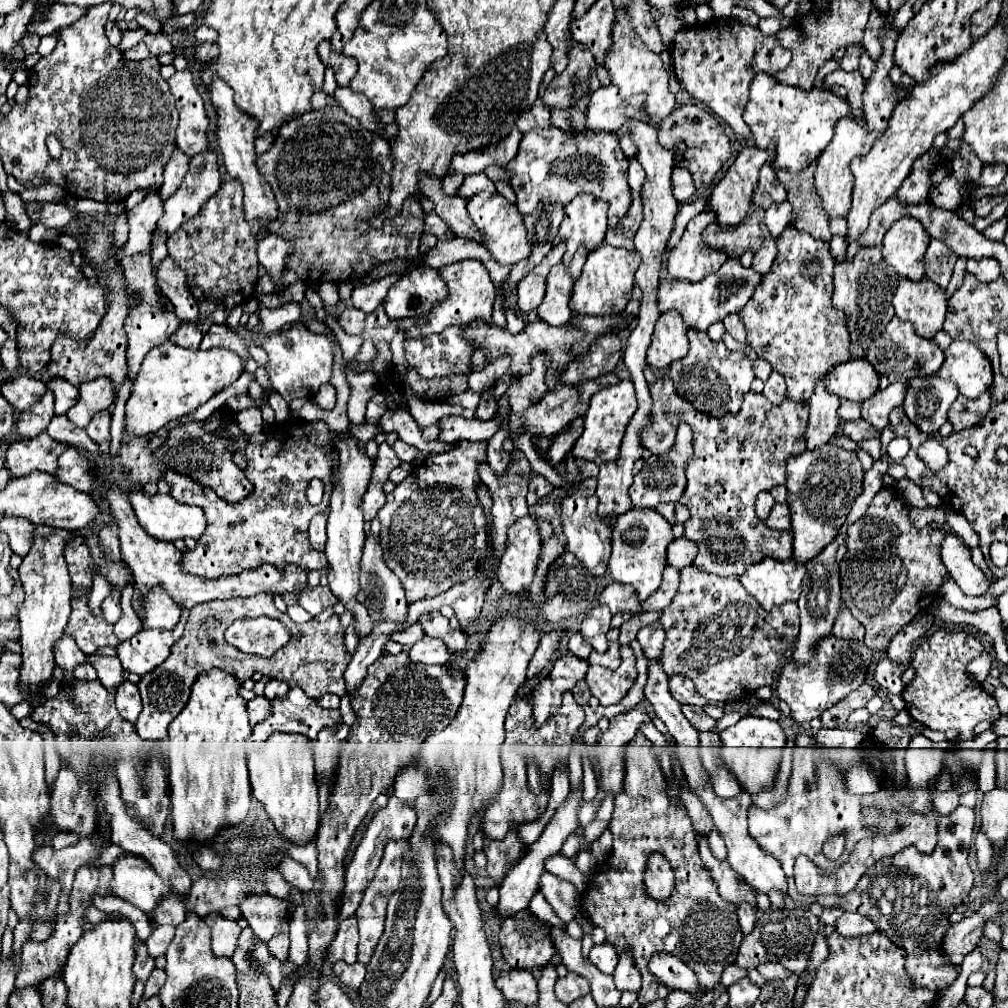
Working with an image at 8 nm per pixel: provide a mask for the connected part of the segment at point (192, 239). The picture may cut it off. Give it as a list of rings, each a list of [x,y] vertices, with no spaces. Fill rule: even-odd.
[[[224,182],[222,188],[206,200],[200,212],[168,238],[166,245],[168,256],[188,274],[188,280],[192,282],[190,290],[200,304],[200,320],[184,322],[170,340],[178,346],[198,350],[210,324],[226,324],[230,310],[254,294],[258,280],[260,262],[256,260],[256,236],[252,224],[244,220],[240,182]]]

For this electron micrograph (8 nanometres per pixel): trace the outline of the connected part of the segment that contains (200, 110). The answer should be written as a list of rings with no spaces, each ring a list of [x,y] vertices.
[[[190,70],[176,72],[170,80],[170,90],[176,98],[176,110],[180,114],[180,124],[176,128],[176,144],[186,156],[196,156],[206,150],[206,130],[208,116],[204,100],[194,86]]]

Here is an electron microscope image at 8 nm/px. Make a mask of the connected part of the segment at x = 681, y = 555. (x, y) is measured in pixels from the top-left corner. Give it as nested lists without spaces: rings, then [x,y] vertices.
[[[678,538],[678,540],[672,540],[672,544],[668,544],[666,562],[668,562],[668,566],[682,570],[684,566],[692,564],[696,554],[698,554],[698,548],[696,548],[696,544],[692,540]]]

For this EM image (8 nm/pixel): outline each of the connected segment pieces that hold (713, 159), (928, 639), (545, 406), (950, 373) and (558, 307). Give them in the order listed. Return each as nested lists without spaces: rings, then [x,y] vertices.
[[[696,104],[678,106],[668,118],[662,120],[660,144],[674,154],[676,166],[690,170],[696,188],[708,188],[732,154],[730,140],[724,132],[724,126],[720,124],[720,120],[710,110],[696,106]]]
[[[938,630],[934,634],[924,636],[924,640],[920,640],[912,656],[912,668],[916,670],[916,674],[902,692],[902,698],[906,702],[904,710],[916,722],[920,722],[930,730],[938,732],[956,730],[958,738],[952,740],[954,742],[952,748],[958,748],[958,744],[964,740],[974,740],[976,738],[974,728],[982,720],[996,722],[1000,718],[994,696],[990,696],[966,670],[972,658],[980,656],[982,652],[984,646],[976,636],[968,632]]]
[[[608,372],[604,376],[598,376],[596,380],[588,380],[580,386],[580,402],[578,402],[578,388],[574,386],[564,386],[562,390],[554,390],[554,392],[548,392],[542,402],[534,404],[532,408],[528,408],[528,412],[524,416],[518,416],[518,414],[510,414],[510,430],[516,432],[516,430],[524,430],[528,434],[554,434],[554,432],[560,432],[564,424],[568,424],[572,420],[572,416],[578,416],[578,414],[584,414],[586,408],[588,408],[588,402],[590,398],[604,386],[612,386],[620,382],[620,378],[616,376],[616,372]]]
[[[952,342],[938,372],[942,380],[954,382],[966,398],[978,398],[992,384],[992,366],[984,352],[970,342]]]
[[[580,248],[576,252],[576,256],[572,258],[570,266],[562,266],[556,264],[546,280],[546,296],[542,300],[542,304],[536,308],[536,314],[540,316],[540,320],[544,320],[550,326],[564,326],[570,322],[572,312],[568,308],[568,300],[572,294],[572,286],[576,282],[576,278],[582,274],[582,266],[586,262],[588,252],[584,248]]]

